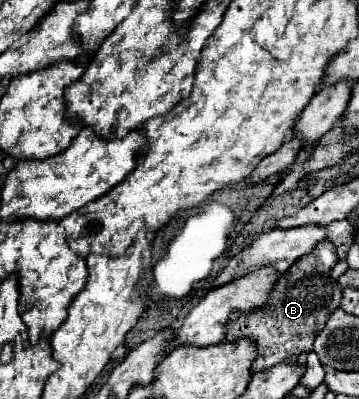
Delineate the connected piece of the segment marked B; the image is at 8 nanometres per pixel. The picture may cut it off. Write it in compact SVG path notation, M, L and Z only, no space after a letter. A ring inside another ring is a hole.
M326 240L320 242L310 254L302 256L288 272L276 282L266 308L254 314L242 314L228 322L226 340L252 338L258 346L258 358L254 360L252 372L262 372L278 362L294 360L302 352L310 352L314 338L324 330L330 314L340 306L342 290L336 280L330 278L330 270L338 262L336 246Z

